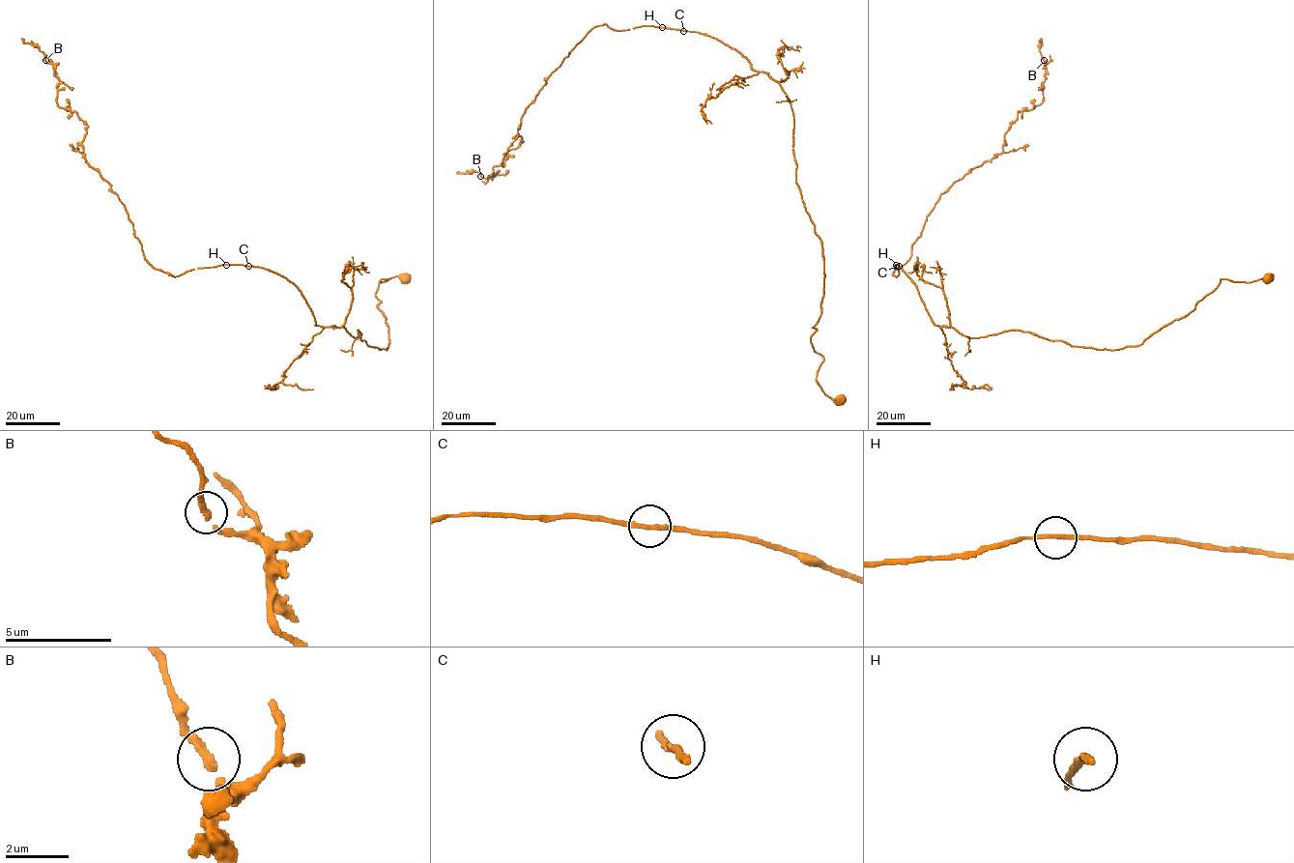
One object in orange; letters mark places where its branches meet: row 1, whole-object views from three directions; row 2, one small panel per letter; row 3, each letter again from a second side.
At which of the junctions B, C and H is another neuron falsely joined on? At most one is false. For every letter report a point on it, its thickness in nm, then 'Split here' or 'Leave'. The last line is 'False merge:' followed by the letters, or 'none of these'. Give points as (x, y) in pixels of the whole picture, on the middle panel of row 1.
B: Place: (480, 176). Thickness 240 nm. Leave
C: Place: (683, 31). Thickness 240 nm. Leave
H: Place: (662, 27). Thickness 160 nm. Leave
False merge: none of these

